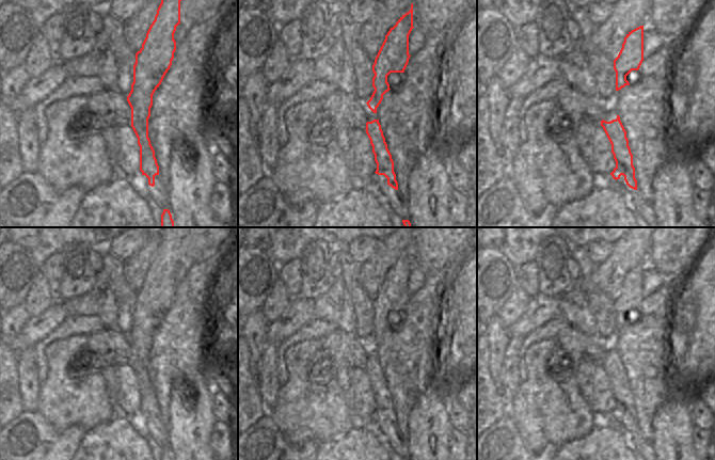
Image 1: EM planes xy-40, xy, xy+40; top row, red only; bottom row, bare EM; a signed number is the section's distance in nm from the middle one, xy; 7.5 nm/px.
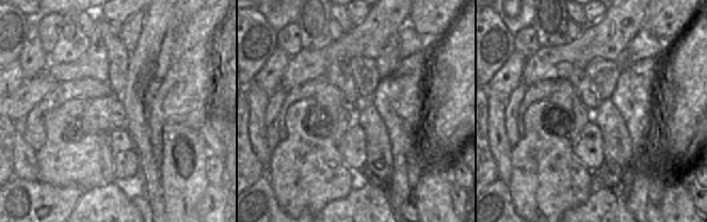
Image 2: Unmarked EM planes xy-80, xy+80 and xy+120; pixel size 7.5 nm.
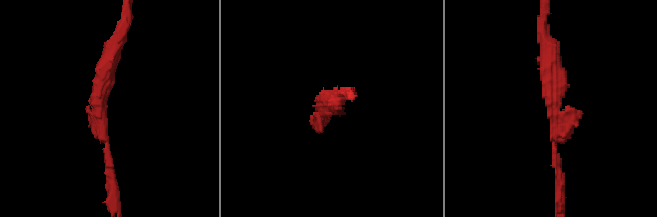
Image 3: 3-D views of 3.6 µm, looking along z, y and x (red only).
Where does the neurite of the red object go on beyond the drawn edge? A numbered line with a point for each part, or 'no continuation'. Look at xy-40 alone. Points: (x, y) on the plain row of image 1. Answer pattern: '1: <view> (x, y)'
no continuation

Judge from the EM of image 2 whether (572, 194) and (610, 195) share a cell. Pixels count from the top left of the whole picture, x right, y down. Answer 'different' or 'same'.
different

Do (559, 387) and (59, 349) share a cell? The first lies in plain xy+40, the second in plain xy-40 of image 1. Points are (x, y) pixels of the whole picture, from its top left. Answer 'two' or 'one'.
one

